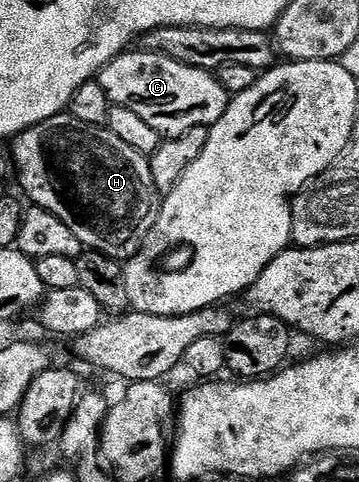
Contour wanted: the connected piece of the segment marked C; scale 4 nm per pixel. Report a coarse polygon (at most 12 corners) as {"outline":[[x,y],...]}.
{"outline":[[126,51],[99,74],[113,105],[162,138],[213,125],[220,76]]}

